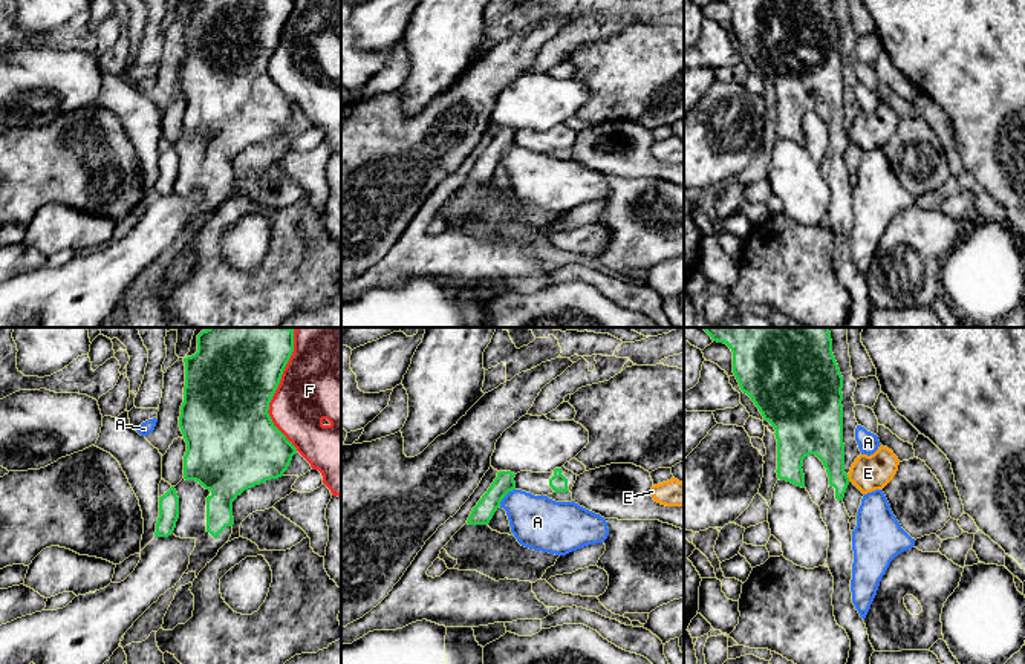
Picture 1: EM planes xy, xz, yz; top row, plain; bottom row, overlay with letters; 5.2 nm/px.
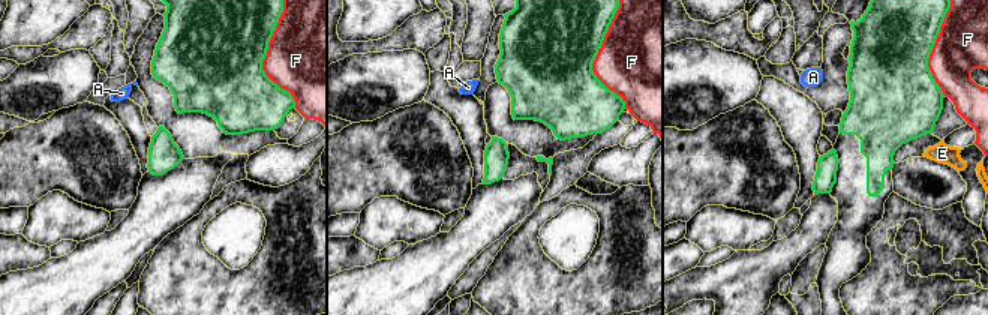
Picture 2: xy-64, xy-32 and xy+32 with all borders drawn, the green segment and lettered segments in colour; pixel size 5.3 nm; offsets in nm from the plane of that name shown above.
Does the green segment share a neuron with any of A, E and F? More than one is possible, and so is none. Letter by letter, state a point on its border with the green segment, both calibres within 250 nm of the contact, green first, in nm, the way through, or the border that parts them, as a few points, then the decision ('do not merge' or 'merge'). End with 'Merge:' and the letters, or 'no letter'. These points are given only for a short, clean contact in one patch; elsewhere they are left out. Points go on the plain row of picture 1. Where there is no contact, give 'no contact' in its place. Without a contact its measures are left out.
A: contact xz (505, 152); calibres 110 and 280 nm; do not merge
E: contact yz (848, 135); calibres 200 and 190 nm; do not merge
F: contact xy (273, 52); calibres 460 and 380 nm; do not merge
Merge: no letter

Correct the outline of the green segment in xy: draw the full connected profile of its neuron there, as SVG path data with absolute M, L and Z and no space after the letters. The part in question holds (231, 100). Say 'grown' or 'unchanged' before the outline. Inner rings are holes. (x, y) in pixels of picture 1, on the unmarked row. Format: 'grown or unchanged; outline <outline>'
grown; outline M197 0L197 9L184 15L185 44L179 84L187 99L184 136L159 155L155 194L174 191L194 196L196 205L184 231L199 229L217 213L233 191L233 159L248 145L278 136L288 127L297 106L274 83L268 67L283 28L294 9L294 0Z

